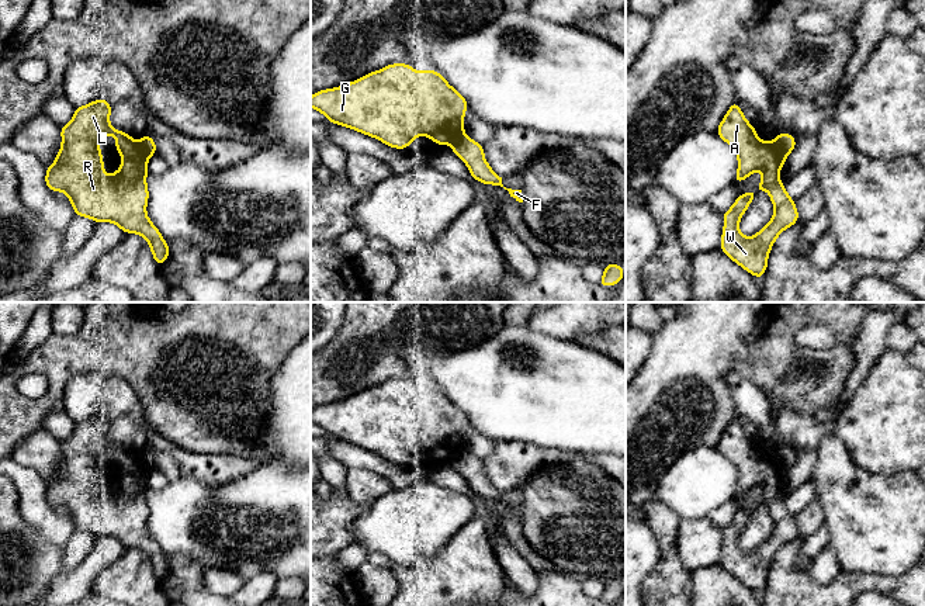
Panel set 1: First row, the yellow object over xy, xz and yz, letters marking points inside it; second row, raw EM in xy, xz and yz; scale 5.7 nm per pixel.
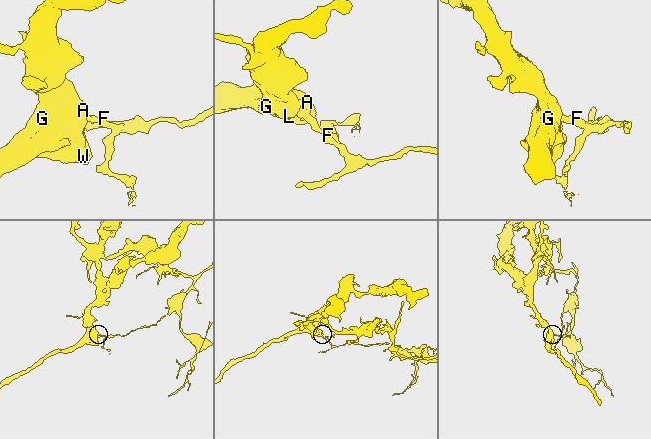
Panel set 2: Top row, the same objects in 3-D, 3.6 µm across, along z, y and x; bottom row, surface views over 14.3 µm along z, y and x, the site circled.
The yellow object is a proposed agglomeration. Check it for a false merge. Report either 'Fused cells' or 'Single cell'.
Fused cells

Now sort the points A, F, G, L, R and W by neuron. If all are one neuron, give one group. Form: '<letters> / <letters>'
A G L R W / F

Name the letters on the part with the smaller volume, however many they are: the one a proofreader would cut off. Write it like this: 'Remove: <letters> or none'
Remove: F

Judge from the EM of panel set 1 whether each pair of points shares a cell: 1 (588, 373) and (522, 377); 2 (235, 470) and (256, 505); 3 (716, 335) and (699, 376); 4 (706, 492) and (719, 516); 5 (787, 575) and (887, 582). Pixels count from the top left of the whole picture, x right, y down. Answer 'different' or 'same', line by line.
1: same
2: different
3: same
4: different
5: same

